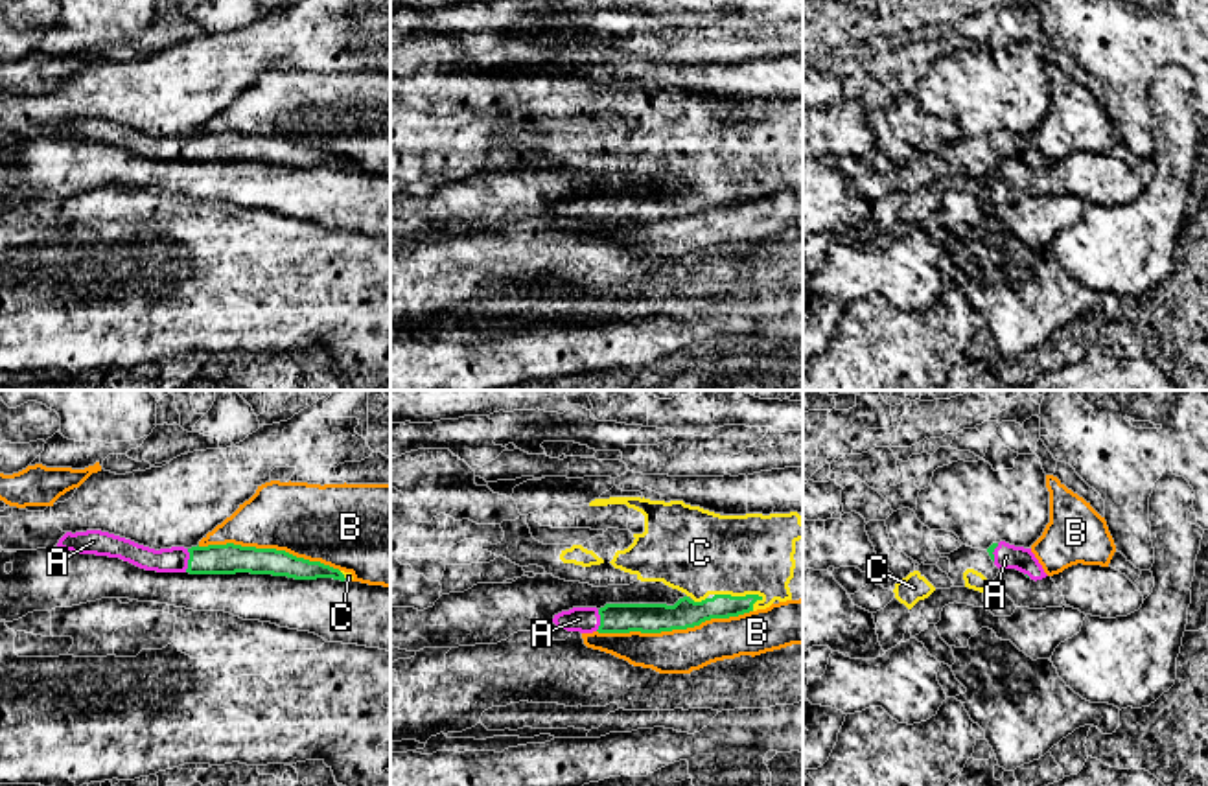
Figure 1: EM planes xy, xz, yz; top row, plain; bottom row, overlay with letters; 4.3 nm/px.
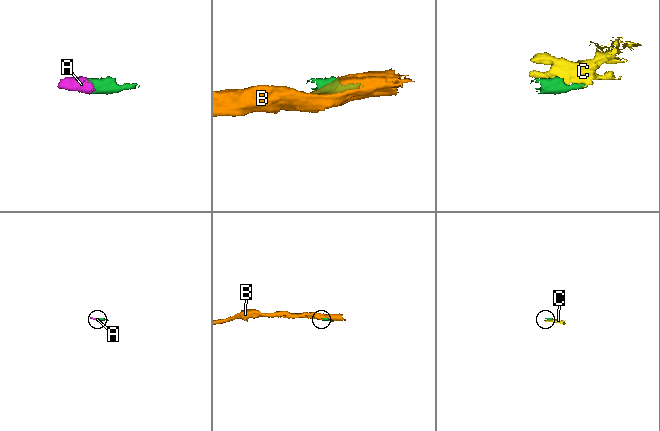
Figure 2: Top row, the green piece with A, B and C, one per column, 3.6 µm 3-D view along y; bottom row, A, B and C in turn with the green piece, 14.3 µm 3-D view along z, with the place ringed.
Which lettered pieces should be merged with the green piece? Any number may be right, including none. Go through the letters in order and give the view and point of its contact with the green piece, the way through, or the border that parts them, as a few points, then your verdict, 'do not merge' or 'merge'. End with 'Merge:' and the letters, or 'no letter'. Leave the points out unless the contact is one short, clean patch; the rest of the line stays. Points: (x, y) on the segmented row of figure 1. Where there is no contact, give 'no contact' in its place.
A: xy (188, 560) | across xy (229, 558), (188, 560), (166, 560) | merge
B: xz (674, 628) | do not merge
C: xz (739, 597) | across xz (685, 613), (717, 608), (739, 597), (702, 553) | merge
Merge: A, C

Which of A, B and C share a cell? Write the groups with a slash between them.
A C / B

